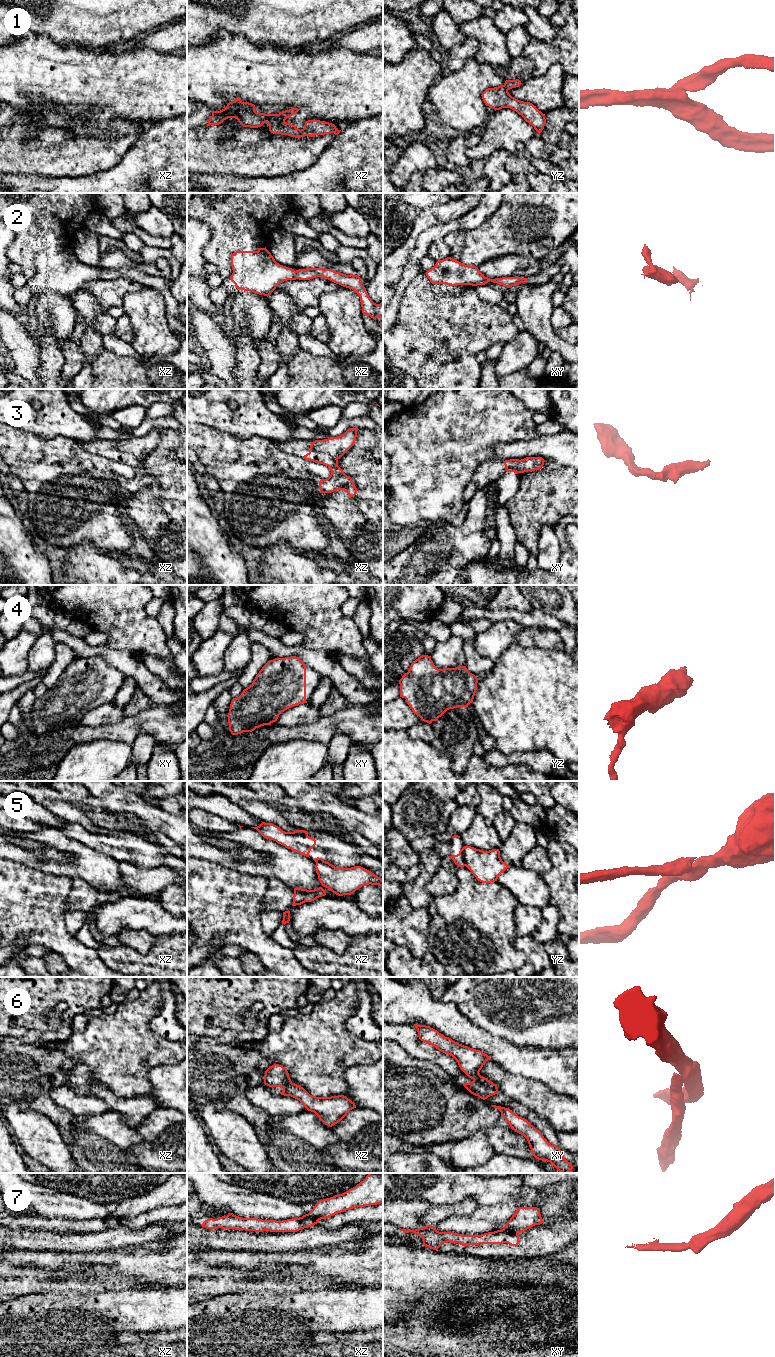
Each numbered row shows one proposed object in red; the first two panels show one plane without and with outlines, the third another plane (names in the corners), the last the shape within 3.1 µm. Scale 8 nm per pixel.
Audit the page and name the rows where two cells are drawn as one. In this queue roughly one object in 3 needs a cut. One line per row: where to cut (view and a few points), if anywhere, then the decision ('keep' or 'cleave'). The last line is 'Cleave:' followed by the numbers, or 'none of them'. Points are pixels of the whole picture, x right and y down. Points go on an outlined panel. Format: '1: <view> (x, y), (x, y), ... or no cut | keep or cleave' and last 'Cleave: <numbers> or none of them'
1: no cut | keep
2: no cut | keep
3: no cut | keep
4: no cut | keep
5: yz (462, 848), (462, 857), (465, 865) | cleave
6: xy (473, 1079), (497, 1090) | cleave
7: xy (502, 1229), (517, 1233) | cleave
Cleave: 5, 6, 7

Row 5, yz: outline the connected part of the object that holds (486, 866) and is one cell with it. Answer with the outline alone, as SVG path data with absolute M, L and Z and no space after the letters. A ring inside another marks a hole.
M471 846L463 847L465 866L482 883L497 881L509 865L502 861L499 849L483 851Z

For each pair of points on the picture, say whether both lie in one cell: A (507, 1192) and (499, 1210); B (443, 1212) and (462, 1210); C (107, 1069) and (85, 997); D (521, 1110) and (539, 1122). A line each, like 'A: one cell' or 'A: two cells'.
A: two cells
B: one cell
C: two cells
D: one cell

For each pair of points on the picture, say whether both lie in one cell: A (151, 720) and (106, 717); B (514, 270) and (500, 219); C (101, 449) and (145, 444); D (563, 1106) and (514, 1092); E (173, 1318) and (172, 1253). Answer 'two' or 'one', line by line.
A: two
B: two
C: one
D: one
E: two

